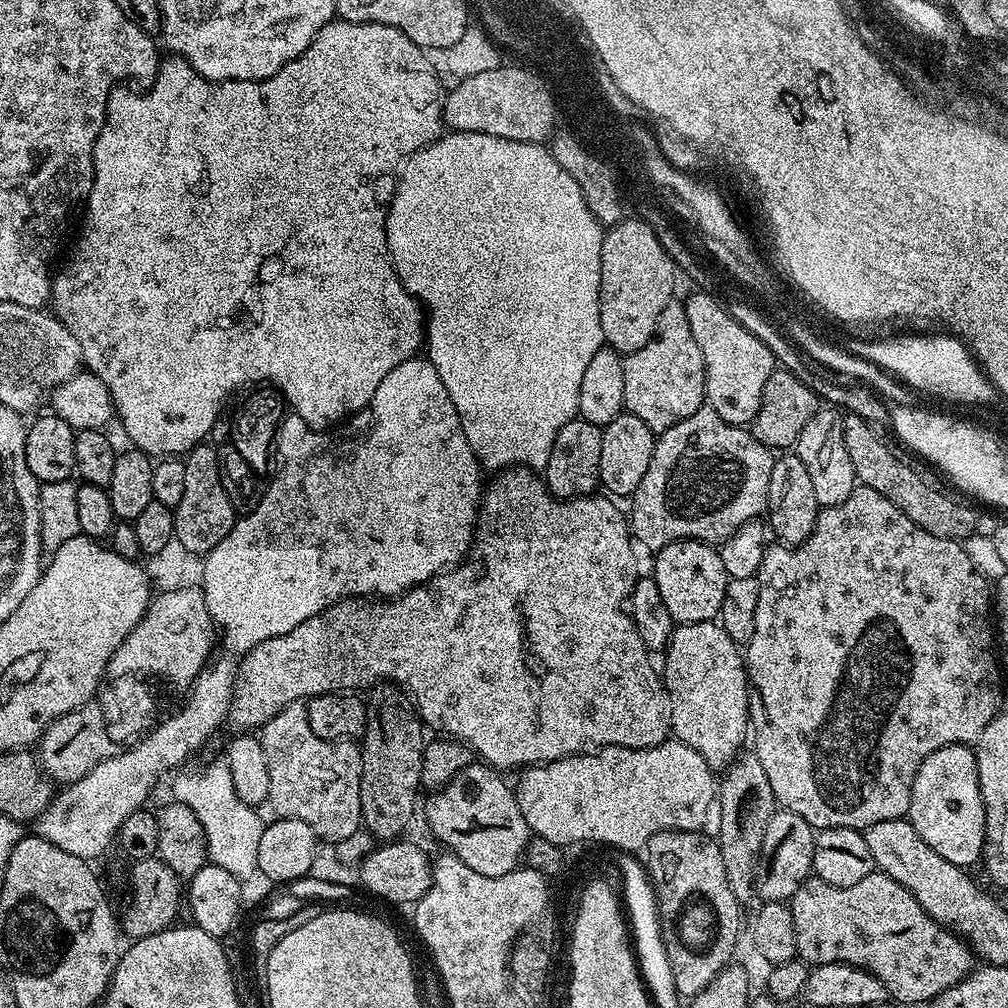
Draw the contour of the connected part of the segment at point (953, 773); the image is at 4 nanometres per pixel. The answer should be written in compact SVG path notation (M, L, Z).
M951 744L942 746L942 750L934 750L922 762L918 774L914 778L912 797L910 798L910 810L907 819L914 826L930 849L946 858L947 862L956 865L969 866L981 859L984 855L984 835L986 834L986 814L982 794L978 786L978 766L976 765L975 751L966 744Z

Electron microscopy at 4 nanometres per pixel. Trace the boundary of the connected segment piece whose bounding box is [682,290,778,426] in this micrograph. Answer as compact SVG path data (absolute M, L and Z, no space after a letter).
M692 290L688 297L682 300L686 310L686 320L690 322L690 334L694 334L694 342L698 342L698 350L702 350L704 359L704 394L707 407L718 414L728 424L741 426L751 425L758 414L758 406L762 406L762 390L766 390L766 378L777 371L778 361L772 352L755 336L739 324L727 307L708 290Z

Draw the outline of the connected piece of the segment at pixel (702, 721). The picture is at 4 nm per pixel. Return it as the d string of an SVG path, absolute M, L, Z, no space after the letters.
M716 620L676 624L662 657L664 657L662 679L668 697L671 735L686 746L698 750L698 754L706 758L706 762L713 770L727 768L737 756L741 755L745 747L744 736L746 740L750 732L750 685L741 645L736 644Z

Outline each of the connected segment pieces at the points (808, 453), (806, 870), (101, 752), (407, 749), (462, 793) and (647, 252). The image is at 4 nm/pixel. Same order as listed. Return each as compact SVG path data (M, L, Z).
M817 407L814 418L810 418L810 422L806 422L806 426L802 426L802 434L798 434L794 445L794 455L802 458L806 470L810 474L810 482L814 485L814 498L818 498L821 508L838 506L842 502L846 502L846 498L850 498L850 494L858 486L854 466L850 463L850 453L846 450L846 442L842 435L843 421L844 416L835 407Z
M778 810L772 815L764 836L763 851L768 856L768 868L761 867L754 877L754 888L764 902L788 902L804 881L813 875L816 832L798 814Z
M89 702L78 706L78 710L70 710L70 714L62 714L43 734L38 741L38 759L40 769L49 780L60 786L78 782L78 778L86 778L98 762L110 758L118 751L118 744L108 733L104 712L99 703Z
M388 682L369 689L365 699L366 725L360 740L359 802L368 834L382 842L397 839L409 824L421 789L421 764L426 733L408 694Z
M483 762L467 764L449 784L435 789L429 795L432 797L424 808L429 830L448 847L445 849L462 862L466 862L470 870L478 870L478 874L486 874L491 878L510 874L514 869L521 867L522 857L530 839L526 818L522 818L522 810L518 810L513 785L507 784L500 776L503 775L497 769Z
M624 218L613 224L604 234L602 242L602 282L600 283L600 321L602 334L607 347L615 352L627 354L634 350L642 350L646 342L654 334L658 326L658 318L662 318L662 310L673 303L672 291L676 288L676 264L674 256L667 252L662 242L644 220Z

